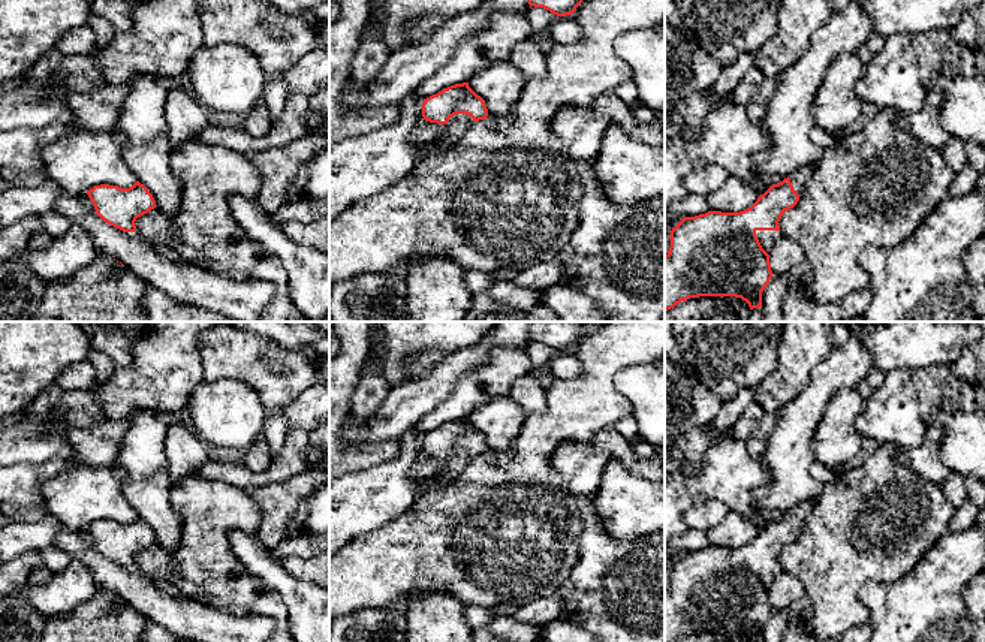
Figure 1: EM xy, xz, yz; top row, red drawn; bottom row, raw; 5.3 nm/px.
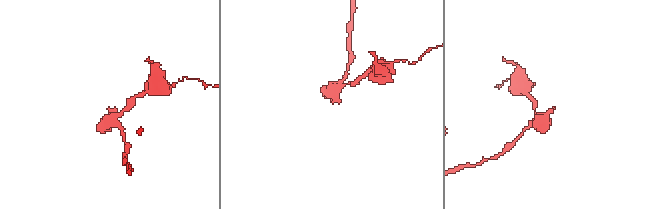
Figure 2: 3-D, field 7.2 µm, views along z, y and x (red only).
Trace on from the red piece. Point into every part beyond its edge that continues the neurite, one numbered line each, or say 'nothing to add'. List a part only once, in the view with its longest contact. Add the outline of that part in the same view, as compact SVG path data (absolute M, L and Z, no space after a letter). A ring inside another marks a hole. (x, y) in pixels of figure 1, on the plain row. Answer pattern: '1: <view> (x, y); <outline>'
1: xz (457, 460); M457 449L448 456L448 471L439 479L439 483L448 486L473 459L473 453L466 449Z
2: yz (767, 573); M756 566L762 584L769 590L774 579L781 573L780 566Z

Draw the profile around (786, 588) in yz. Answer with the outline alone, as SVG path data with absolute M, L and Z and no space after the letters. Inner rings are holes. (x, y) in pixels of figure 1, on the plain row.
M781 572L769 588L772 611L789 608L802 596L805 596L804 584L795 575L787 572Z

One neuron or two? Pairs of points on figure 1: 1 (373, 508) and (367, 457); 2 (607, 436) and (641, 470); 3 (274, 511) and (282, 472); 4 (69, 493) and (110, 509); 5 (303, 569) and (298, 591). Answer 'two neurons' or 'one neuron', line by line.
1: two neurons
2: one neuron
3: two neurons
4: one neuron
5: two neurons

